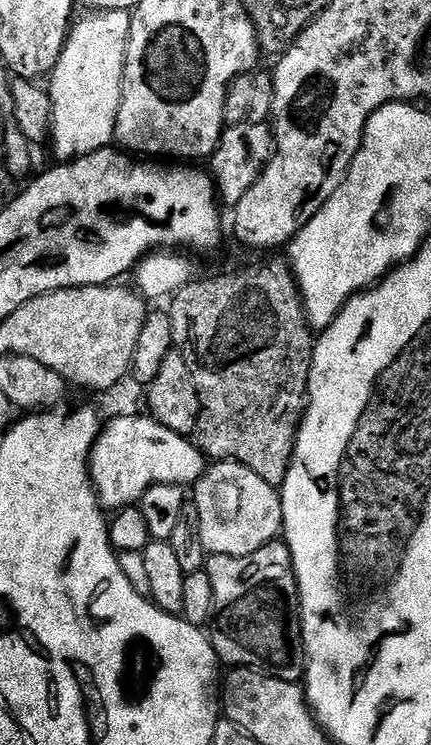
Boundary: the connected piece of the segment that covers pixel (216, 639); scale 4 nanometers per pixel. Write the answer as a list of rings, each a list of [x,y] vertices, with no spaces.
[[[277,538],[254,554],[209,555],[206,571],[214,586],[210,639],[221,665],[267,670],[282,680],[299,681],[302,664],[288,645],[288,635],[300,636],[300,589],[287,543]]]

